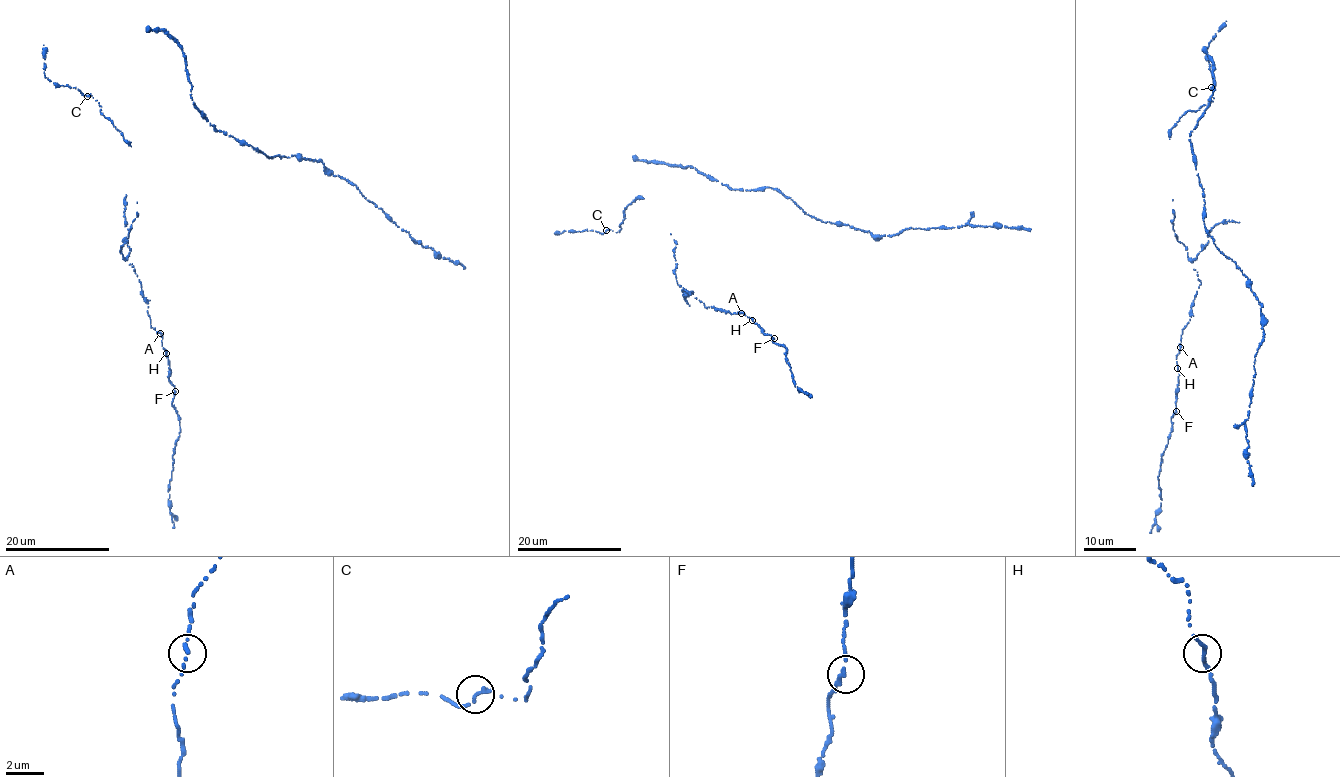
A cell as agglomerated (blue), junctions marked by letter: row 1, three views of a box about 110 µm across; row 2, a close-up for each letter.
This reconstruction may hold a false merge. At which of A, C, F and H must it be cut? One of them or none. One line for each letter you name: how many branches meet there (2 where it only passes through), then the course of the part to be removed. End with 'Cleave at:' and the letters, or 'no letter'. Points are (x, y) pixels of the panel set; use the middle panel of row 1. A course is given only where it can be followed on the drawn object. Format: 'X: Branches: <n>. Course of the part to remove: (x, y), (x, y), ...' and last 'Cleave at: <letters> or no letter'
Cleave at: no letter

